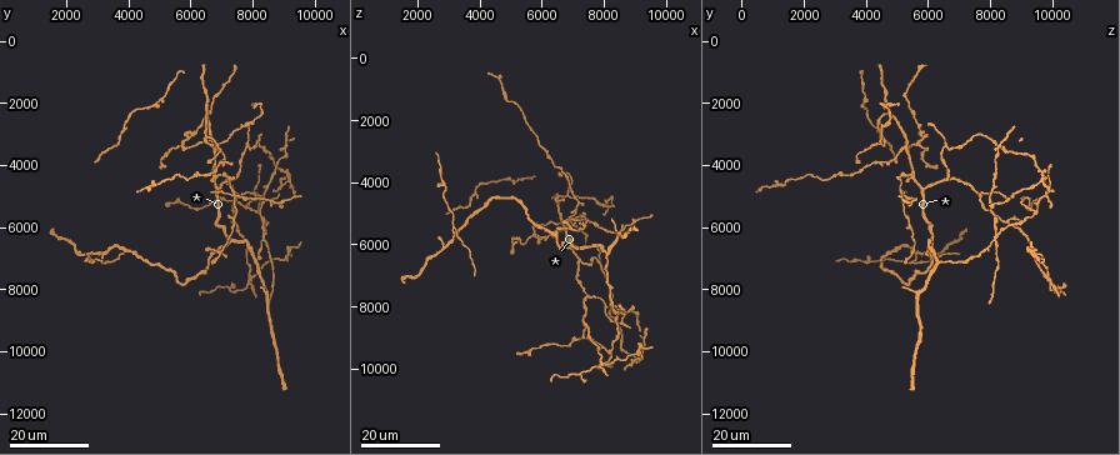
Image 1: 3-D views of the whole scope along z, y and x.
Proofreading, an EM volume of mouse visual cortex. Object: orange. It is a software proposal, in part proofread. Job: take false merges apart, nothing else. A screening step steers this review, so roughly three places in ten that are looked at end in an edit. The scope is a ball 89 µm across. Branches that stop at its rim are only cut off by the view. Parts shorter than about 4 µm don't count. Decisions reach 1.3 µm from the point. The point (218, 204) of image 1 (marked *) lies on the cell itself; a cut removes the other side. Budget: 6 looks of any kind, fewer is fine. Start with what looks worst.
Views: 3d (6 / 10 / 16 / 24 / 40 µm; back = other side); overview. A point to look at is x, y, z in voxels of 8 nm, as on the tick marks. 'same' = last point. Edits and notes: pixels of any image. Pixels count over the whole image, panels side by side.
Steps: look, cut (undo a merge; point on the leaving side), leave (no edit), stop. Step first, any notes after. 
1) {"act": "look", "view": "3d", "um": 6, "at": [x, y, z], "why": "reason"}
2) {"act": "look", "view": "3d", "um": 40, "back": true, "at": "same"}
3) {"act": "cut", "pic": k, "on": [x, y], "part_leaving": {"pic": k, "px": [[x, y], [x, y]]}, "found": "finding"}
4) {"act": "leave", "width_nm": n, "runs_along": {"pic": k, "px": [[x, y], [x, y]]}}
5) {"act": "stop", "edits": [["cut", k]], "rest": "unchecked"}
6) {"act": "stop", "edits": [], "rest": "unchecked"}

{"act": "look", "view": "3d", "um": 16, "at": [3200, 7100, 5400], "why": "branch point"}

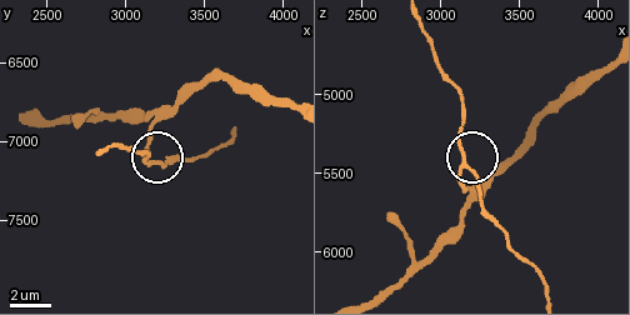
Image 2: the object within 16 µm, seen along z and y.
{"act": "look", "view": "3d", "um": 10, "at": [3160, 7140, 5460]}

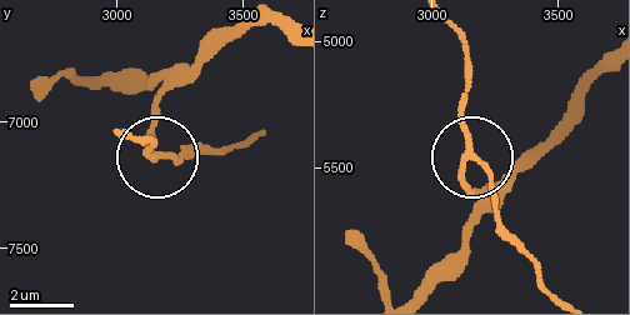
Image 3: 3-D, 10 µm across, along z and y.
{"act": "cut", "pic": 3, "on": [463, 103], "width_nm": 160, "part_leaving": {"pic": 3, "px": [[469, 145], [460, 108], [469, 51], [458, 28]]}, "found": "two cells meet here"}

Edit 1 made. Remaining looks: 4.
{"act": "look", "view": "3d", "um": 16, "at": [7800, 3400, 6600]}

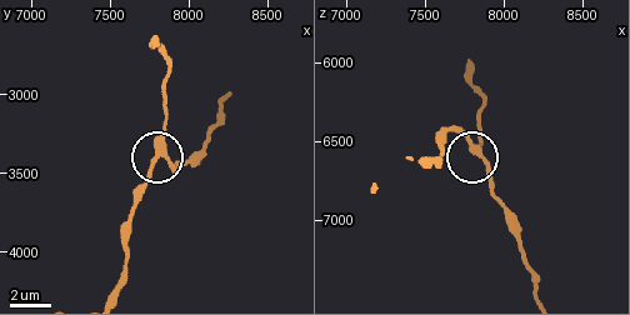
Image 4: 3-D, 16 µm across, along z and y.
{"act": "look", "view": "3d", "um": 6, "at": [7840, 3360, 6560]}

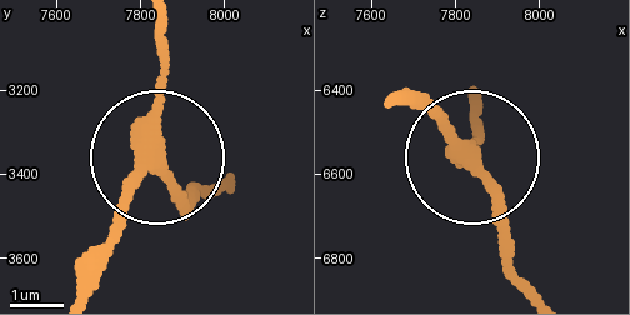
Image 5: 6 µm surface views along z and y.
{"act": "look", "view": "3d", "um": 6, "back": true, "at": [7830, 3350, 6560]}

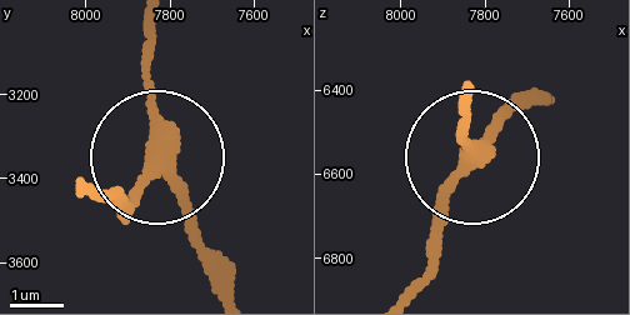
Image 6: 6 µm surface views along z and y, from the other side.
{"act": "leave", "side_arm_um": 8, "runs_along": {"pic": 6, "px": [[229, 281], [163, 146], [149, 26]]}, "found": "all the same cell"}

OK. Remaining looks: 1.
{"act": "stop", "edits": [["cut", 3]], "rest": "unchecked"}

